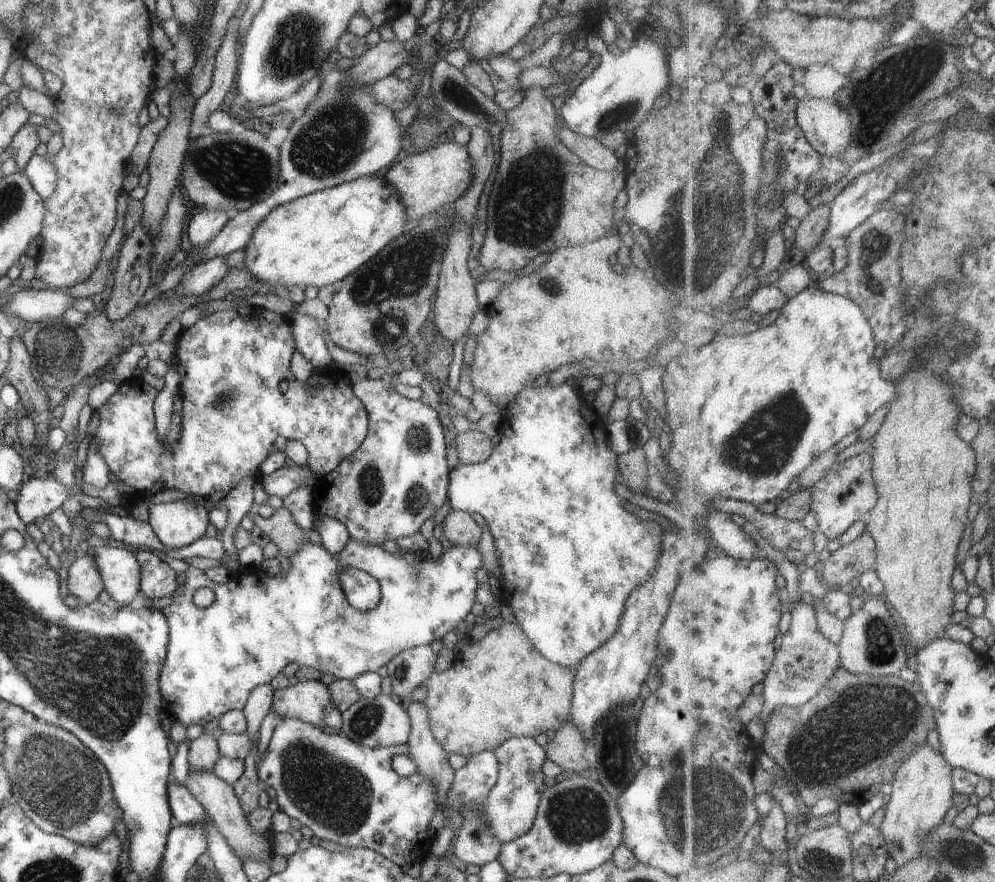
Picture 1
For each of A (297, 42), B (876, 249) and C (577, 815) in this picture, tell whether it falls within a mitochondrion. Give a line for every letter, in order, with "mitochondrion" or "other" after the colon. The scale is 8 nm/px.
A: mitochondrion
B: mitochondrion
C: mitochondrion

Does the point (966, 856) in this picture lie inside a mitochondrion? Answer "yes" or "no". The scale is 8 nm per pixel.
yes

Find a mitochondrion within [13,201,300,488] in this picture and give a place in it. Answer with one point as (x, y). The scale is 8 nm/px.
(59, 351)

